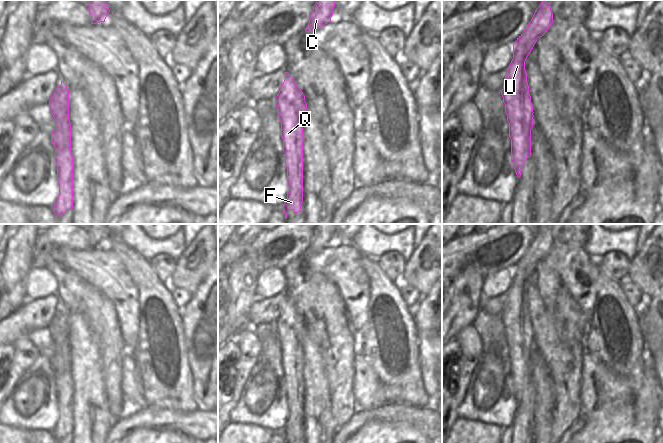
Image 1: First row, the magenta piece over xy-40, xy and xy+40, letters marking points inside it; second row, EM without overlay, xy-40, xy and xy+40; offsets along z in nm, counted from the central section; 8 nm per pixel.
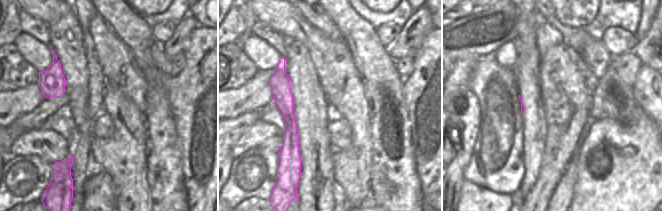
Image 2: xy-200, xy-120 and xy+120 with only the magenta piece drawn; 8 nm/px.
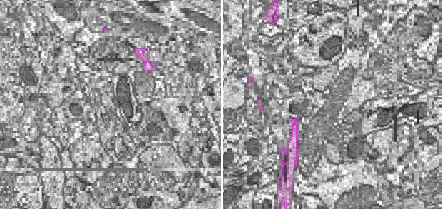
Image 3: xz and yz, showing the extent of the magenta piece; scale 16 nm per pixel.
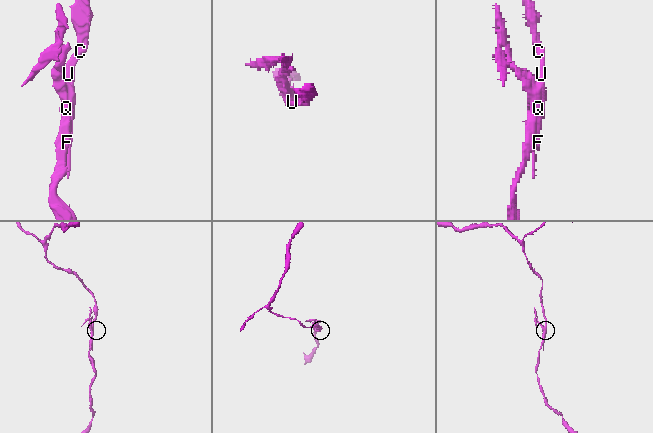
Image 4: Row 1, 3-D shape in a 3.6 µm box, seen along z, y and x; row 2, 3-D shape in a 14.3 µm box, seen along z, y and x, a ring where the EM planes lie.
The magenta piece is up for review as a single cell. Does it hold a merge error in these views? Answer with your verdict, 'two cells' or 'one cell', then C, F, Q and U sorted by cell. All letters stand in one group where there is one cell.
two cells; groups C U / F Q

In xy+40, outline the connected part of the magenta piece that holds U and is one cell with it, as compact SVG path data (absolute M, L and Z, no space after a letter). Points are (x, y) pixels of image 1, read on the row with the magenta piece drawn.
M544 0L523 31L513 44L513 59L507 69L505 80L510 86L523 93L523 107L525 109L525 119L533 122L533 105L529 94L527 73L525 71L525 61L533 49L538 38L542 37L553 23L553 13L549 3Z

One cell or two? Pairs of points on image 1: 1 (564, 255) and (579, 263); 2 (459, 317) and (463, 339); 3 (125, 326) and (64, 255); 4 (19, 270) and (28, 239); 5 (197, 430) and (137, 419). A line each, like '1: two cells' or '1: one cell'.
1: one cell
2: two cells
3: one cell
4: one cell
5: one cell

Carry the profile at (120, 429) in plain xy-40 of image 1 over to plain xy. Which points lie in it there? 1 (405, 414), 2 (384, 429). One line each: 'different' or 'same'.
1: same
2: different

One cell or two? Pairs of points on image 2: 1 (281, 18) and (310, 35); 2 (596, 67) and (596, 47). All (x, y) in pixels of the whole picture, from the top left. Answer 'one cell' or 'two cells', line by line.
1: one cell
2: one cell

